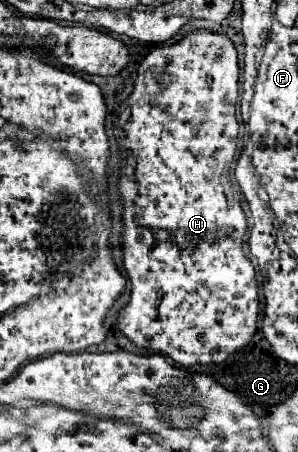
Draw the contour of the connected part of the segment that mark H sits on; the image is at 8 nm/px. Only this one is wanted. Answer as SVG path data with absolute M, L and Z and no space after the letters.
M195 31L181 39L181 43L175 43L171 47L155 47L139 65L135 91L129 96L132 104L129 104L130 116L124 129L126 138L123 141L123 149L131 148L136 160L135 183L126 181L123 173L119 177L119 191L125 199L125 235L123 235L123 265L127 269L127 275L131 279L131 299L129 305L119 313L119 329L125 337L129 337L137 347L145 347L153 353L165 355L173 359L179 365L193 365L193 363L223 363L231 353L245 347L255 331L257 331L257 315L259 315L259 291L257 291L257 279L253 263L243 253L243 235L247 231L247 219L241 209L239 201L239 189L231 183L231 165L235 157L237 147L237 117L235 117L235 103L239 95L239 63L237 63L237 51L229 37L209 31Z

